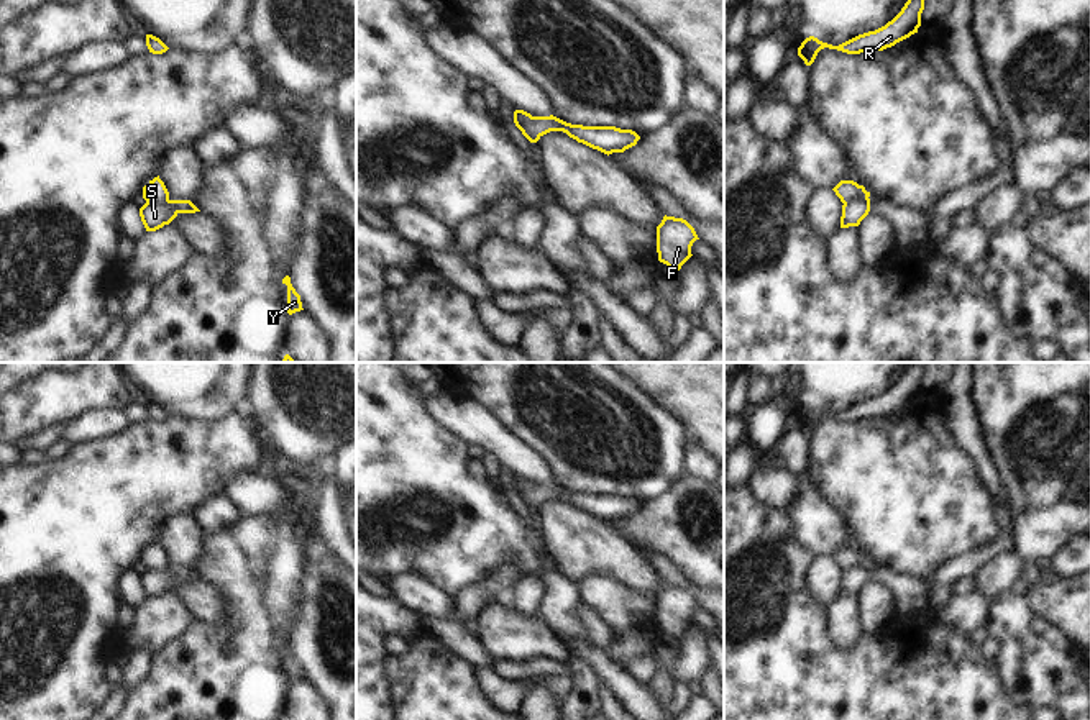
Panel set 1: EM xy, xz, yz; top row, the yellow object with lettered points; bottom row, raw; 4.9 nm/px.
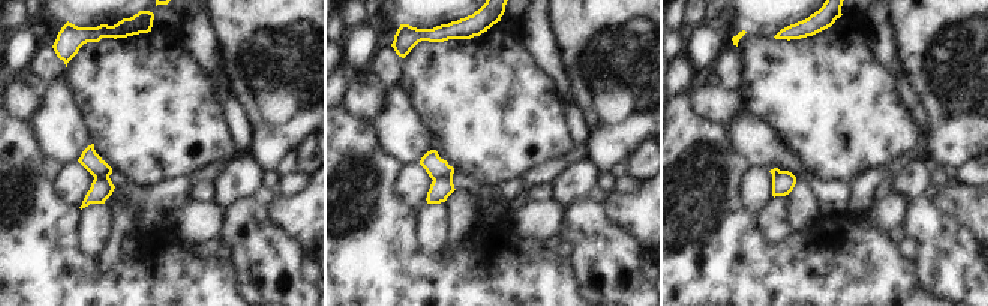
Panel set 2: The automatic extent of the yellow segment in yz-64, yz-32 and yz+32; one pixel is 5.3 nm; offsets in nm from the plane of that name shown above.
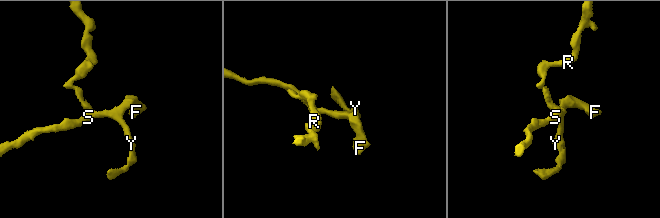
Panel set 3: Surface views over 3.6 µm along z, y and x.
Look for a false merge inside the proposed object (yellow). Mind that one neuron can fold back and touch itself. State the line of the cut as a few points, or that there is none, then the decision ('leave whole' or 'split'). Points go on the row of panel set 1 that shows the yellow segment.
yz (859, 186), (859, 192), (844, 204) | split

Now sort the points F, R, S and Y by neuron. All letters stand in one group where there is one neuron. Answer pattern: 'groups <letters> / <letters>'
groups F S Y / R

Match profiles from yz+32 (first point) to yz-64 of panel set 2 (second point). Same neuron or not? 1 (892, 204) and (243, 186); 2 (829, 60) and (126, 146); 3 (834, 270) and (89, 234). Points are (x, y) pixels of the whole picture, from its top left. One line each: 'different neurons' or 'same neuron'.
1: different neurons
2: same neuron
3: different neurons

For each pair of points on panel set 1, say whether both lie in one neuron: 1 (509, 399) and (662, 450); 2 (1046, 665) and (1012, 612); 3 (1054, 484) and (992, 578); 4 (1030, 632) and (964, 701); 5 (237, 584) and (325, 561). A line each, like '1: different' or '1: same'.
1: same
2: same
3: different
4: different
5: different

